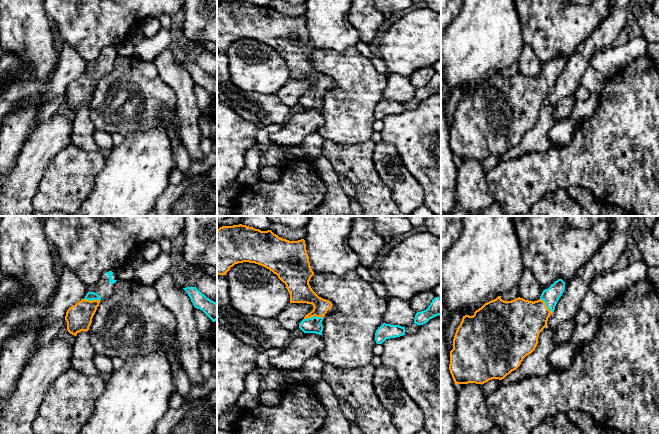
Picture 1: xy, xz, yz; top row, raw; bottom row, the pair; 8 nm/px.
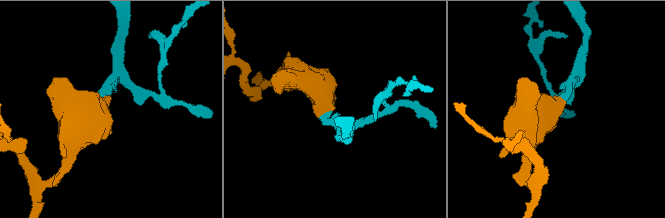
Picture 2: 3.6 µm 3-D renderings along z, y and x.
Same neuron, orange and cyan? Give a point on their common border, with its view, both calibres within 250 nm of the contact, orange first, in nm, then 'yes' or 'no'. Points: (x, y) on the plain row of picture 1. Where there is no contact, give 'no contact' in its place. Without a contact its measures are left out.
meets orange in xz at (313, 92); 180 nm thick on the orange side, 130 nm on the other; yes

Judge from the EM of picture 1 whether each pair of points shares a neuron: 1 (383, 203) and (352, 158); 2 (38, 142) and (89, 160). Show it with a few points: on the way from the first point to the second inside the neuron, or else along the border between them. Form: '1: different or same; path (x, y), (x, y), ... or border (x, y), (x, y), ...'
1: same; path (372, 192), (359, 169)
2: different; border (71, 143), (63, 147), (50, 160), (46, 168)

